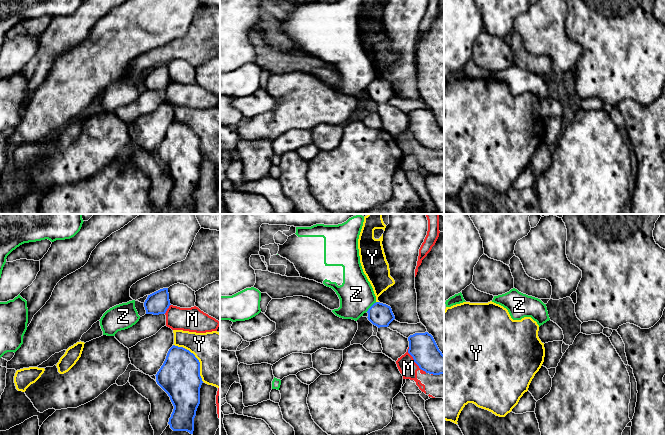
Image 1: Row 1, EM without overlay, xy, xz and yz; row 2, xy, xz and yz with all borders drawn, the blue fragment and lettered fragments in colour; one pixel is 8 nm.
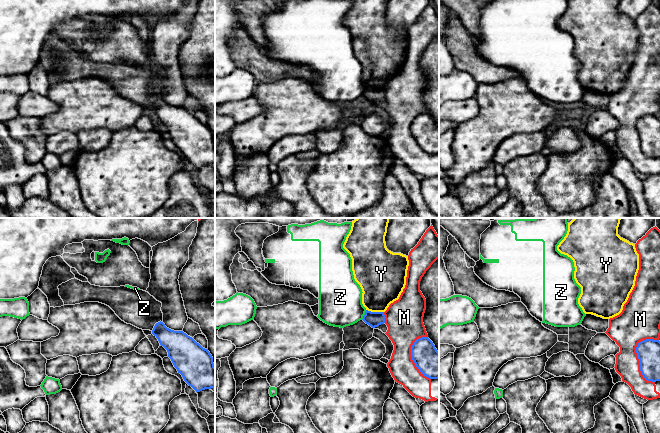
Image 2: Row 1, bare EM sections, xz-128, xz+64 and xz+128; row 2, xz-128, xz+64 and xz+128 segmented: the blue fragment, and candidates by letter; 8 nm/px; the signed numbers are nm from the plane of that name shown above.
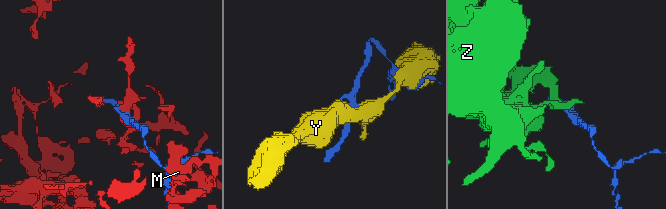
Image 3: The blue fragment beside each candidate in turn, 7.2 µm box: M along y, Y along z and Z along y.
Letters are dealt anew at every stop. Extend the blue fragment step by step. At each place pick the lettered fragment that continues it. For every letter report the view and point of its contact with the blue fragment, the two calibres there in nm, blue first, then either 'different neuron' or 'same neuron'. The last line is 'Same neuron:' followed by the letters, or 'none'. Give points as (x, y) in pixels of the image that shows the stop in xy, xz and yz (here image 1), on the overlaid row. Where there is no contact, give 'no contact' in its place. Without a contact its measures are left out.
M: xz (414, 361) | 220/150 nm | different neuron
Y: xy (196, 358) | 340/340 nm | different neuron
Z: xz (371, 306) | 190/280 nm | different neuron
Same neuron: none

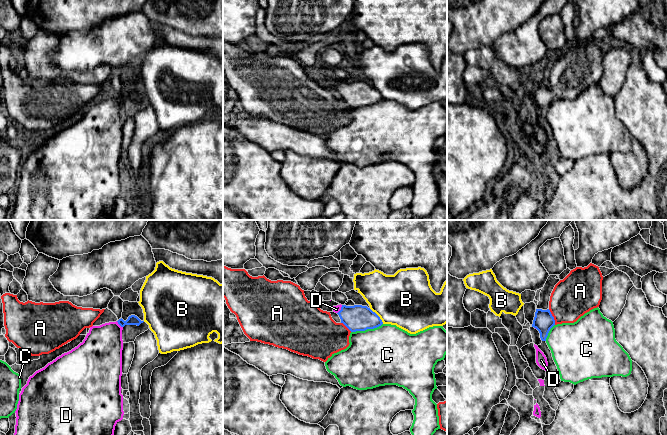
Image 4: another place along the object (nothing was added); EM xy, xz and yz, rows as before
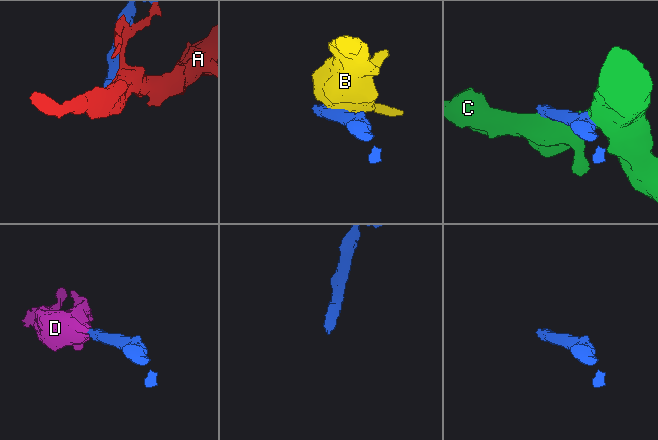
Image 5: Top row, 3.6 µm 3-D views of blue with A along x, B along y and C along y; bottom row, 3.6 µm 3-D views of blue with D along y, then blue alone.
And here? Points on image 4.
A: yz (553, 317) | 160/320 nm | different neuron
B: xz (377, 315) | 200/440 nm | different neuron
C: xz (366, 329) | 200/460 nm | different neuron
D: xy (119, 324) | 80/320 nm | same neuron
Same neuron: D

